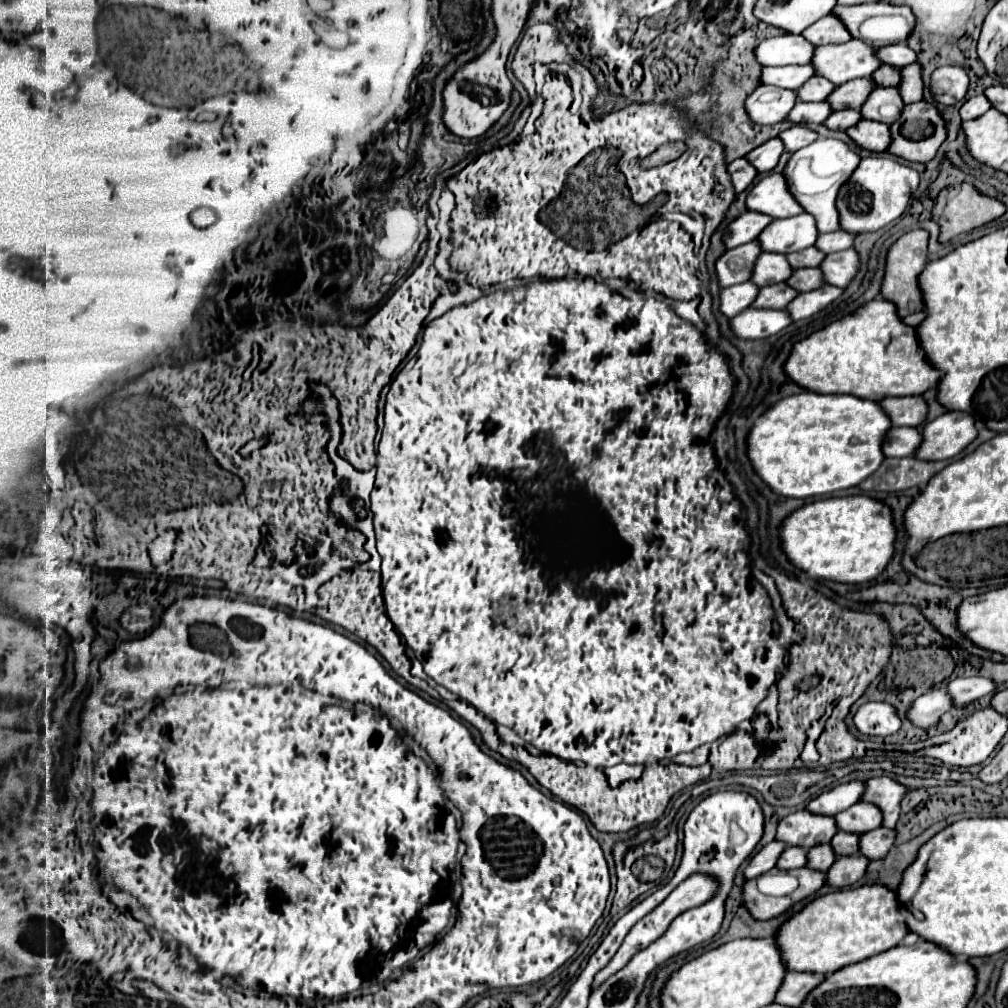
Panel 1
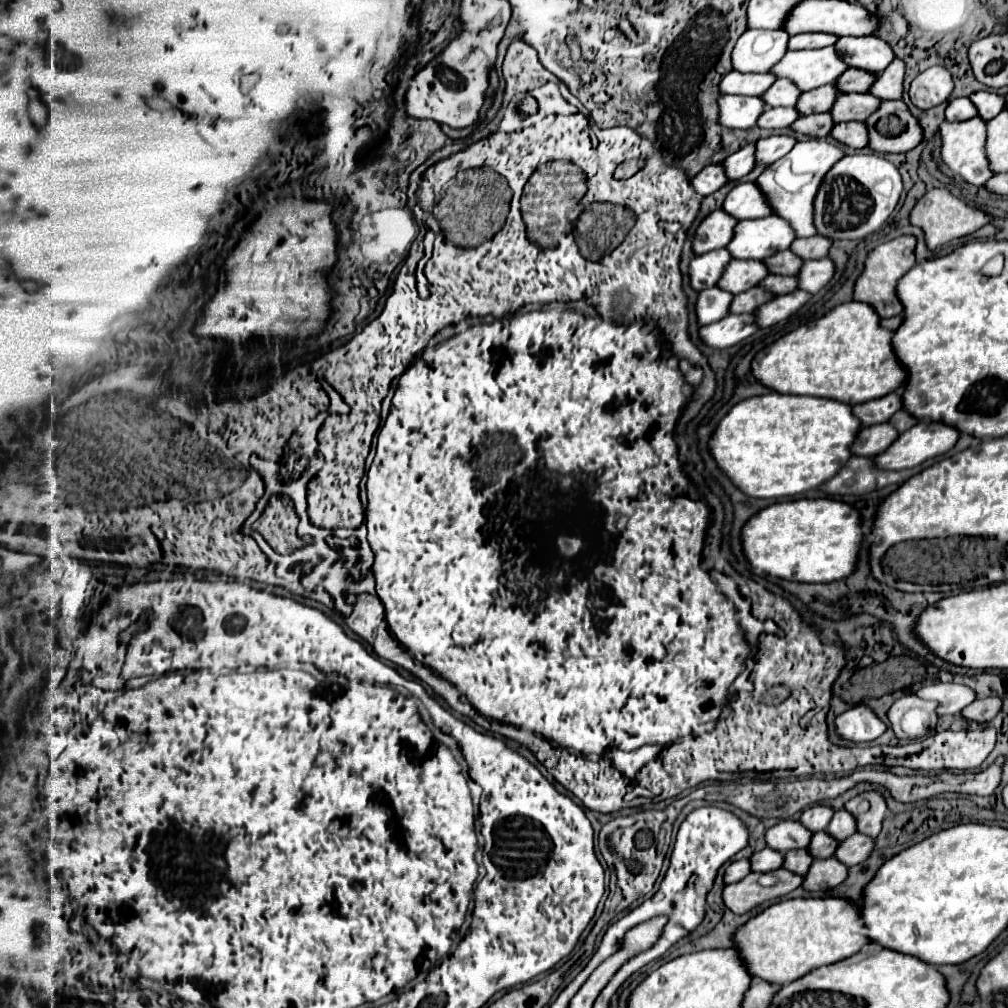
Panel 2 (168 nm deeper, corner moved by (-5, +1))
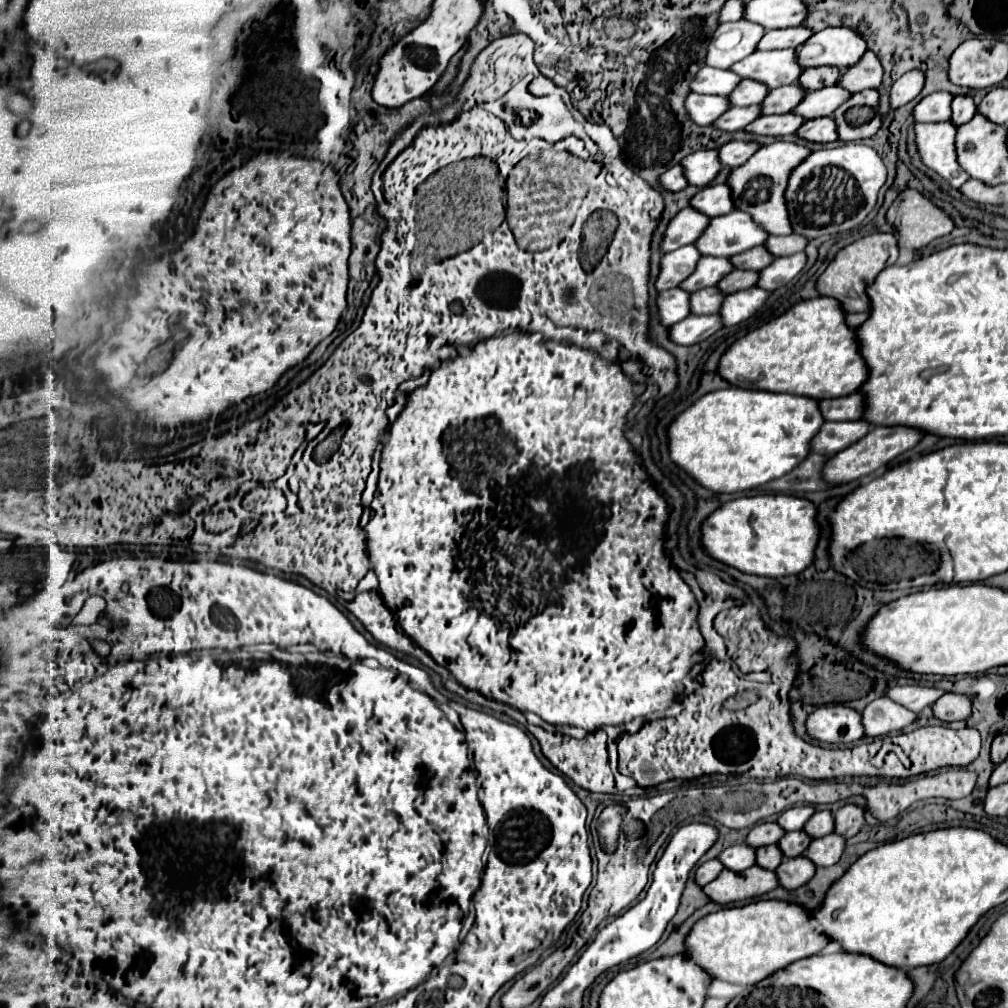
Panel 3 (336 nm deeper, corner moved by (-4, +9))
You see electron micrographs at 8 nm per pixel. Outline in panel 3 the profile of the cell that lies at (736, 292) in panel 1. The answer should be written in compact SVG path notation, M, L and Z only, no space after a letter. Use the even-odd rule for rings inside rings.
M672 288L672 290L664 290L658 296L658 306L656 306L658 318L662 324L672 326L684 318L690 316L688 310L688 296L684 296L684 290L680 288Z

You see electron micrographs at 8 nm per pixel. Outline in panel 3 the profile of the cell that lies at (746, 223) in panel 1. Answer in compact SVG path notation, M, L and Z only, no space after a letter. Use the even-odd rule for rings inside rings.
M692 206L680 210L676 214L676 218L668 224L662 248L664 252L672 252L676 248L694 244L696 238L700 238L700 234L704 234L704 230L708 228L708 218L706 214L700 214L700 210L694 210Z

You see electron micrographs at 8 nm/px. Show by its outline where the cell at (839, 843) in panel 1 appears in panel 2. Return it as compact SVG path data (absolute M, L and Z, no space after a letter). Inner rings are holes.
M817 832L817 834L813 834L813 838L807 846L807 852L813 858L831 858L835 846L837 846L835 838L831 838L827 832Z

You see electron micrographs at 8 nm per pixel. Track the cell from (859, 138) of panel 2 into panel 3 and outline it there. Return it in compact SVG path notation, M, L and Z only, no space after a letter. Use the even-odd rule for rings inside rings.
M826 116L826 118L814 118L808 120L800 130L798 136L810 140L810 142L836 142L838 132L836 132L836 120Z

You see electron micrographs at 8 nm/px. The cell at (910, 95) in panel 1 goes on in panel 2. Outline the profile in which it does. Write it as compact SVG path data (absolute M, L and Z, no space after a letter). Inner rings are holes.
M895 58L881 74L877 74L873 86L869 88L869 94L881 100L899 100L903 92L903 76L905 64L899 58Z

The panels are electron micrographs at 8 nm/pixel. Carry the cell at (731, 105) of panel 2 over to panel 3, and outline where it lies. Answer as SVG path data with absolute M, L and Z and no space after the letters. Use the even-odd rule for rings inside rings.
M690 94L686 98L686 110L690 118L700 126L710 126L720 114L730 110L730 102L726 96L718 94Z

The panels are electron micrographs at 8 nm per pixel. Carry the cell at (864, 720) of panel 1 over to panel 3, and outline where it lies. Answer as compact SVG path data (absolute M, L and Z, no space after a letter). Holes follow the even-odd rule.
M842 704L816 708L808 716L806 728L812 738L828 744L850 744L864 736L860 712Z

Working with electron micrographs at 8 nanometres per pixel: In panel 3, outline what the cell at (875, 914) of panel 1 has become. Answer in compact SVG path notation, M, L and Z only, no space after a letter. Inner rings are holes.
M758 900L744 906L724 908L694 924L686 938L686 954L716 980L732 984L756 984L784 966L818 954L830 938L816 930L812 910L786 900Z

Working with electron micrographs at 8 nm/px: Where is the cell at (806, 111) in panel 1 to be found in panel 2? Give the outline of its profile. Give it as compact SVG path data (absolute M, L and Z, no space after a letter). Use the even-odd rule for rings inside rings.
M777 108L777 110L765 110L765 114L761 114L757 118L757 128L787 128L789 124L793 124L799 118L797 110L793 108Z

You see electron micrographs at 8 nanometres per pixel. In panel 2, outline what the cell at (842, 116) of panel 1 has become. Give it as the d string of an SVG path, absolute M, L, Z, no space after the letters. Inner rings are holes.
M827 112L811 114L809 118L797 118L797 122L791 124L791 130L795 130L797 134L805 134L813 138L825 138L831 128L833 128L833 120Z

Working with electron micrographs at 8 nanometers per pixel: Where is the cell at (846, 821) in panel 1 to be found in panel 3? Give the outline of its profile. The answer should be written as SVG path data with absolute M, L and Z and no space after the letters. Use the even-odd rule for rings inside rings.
M822 810L822 812L816 812L804 826L804 830L812 836L812 838L822 838L826 834L832 834L836 828L836 822L834 822L834 812L830 810Z

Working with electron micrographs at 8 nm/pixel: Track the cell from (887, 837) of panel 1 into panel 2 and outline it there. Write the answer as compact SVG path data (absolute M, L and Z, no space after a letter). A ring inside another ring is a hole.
M857 832L857 834L845 838L843 842L839 842L833 856L845 866L855 866L855 864L865 862L865 858L871 854L871 850L873 850L873 838Z

